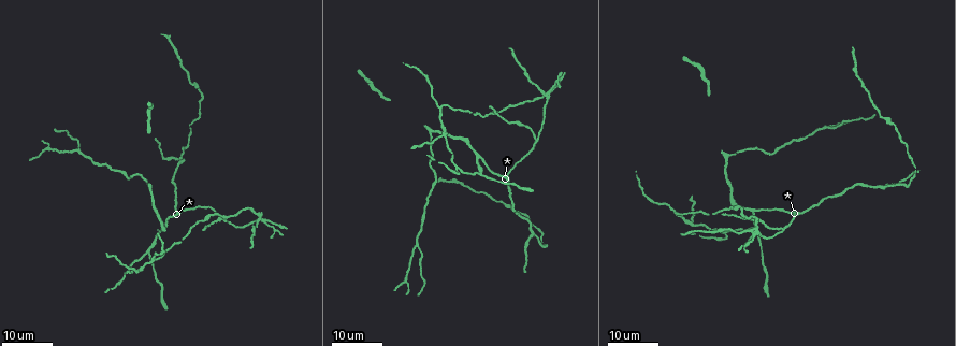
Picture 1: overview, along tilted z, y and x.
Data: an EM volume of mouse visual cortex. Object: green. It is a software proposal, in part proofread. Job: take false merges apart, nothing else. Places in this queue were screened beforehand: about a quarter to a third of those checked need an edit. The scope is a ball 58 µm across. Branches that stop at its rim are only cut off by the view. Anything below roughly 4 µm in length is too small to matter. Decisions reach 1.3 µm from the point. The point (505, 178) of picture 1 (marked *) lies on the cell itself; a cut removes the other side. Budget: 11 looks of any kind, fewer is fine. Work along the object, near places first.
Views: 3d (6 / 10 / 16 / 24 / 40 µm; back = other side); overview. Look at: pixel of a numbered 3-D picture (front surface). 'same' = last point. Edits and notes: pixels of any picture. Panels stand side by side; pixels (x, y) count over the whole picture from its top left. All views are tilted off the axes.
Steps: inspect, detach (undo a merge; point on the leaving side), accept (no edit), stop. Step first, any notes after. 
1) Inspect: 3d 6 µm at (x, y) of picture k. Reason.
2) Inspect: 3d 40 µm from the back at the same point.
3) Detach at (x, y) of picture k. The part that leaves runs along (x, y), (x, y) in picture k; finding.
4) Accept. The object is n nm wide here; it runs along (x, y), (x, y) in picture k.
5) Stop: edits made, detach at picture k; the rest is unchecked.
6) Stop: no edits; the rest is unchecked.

Inspect: 3d 16 µm at (145, 253) of picture 1. Branch point.

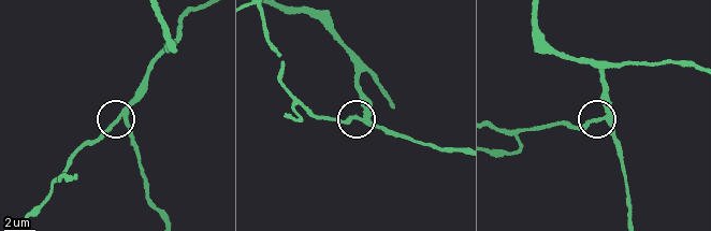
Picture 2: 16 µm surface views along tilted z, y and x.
Inspect: 3d 10 µm at (605, 118) of picture 2.

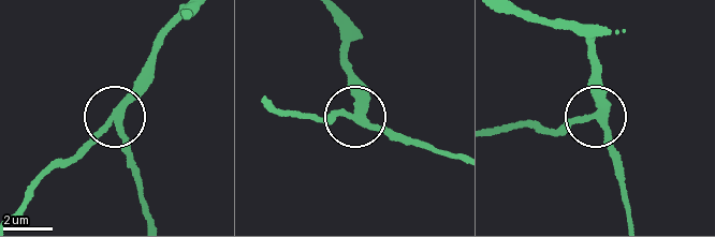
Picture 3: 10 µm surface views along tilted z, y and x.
Inspect: 3d 6 µm at (593, 118) of picture 3.

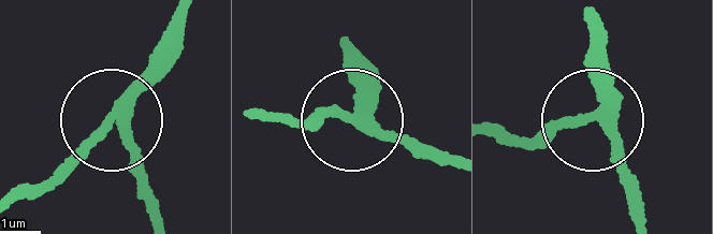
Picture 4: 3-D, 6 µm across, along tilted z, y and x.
Accept. It runs along (599, 40), (599, 125), (629, 208) in picture 4; all the same cell.

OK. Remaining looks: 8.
Inspect: 3d 24 µm at (724, 233) of picture 1. Three arms meet.

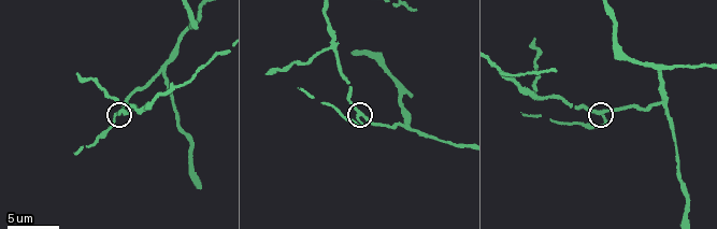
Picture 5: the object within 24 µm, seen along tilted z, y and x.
Inspect: 3d 6 µm at (359, 117) of picture 5. Closer look.

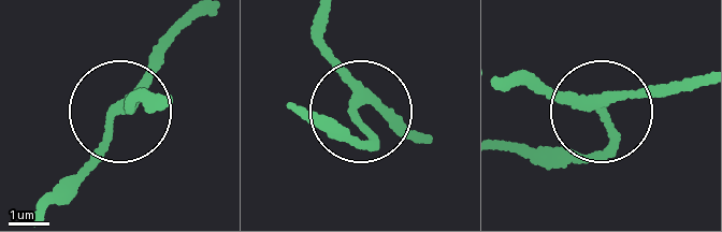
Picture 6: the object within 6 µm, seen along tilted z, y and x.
Accept. The side arm is 11 µm long; it runs along (703, 80), (605, 102), (604, 143), (569, 161) in picture 6; all the same cell.

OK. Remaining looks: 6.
Inspect: 3d 16 µm at (659, 70) of picture 5. Three-way junction.

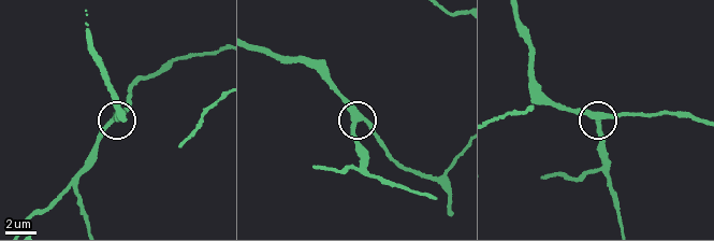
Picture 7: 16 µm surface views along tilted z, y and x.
Accept. It runs along (437, 183), (405, 168), (360, 121), (355, 143) in picture 7; continuous, no second cell.

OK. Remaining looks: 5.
Inspect: 3d 16 µm at (440, 106) of picture 1. Three arms meet.

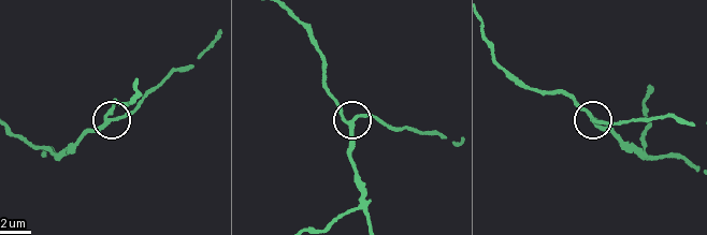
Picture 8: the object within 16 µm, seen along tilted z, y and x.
Inspect: 3d 10 µm at (352, 123) of picture 8.

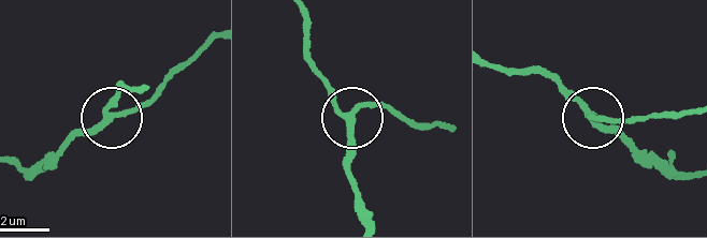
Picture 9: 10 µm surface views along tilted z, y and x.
Accept. The object is 230 nm wide here; it runs along (364, 217), (351, 179), (349, 128), (364, 108), (392, 106) in picture 9; all the same cell.

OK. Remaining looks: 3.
Inspect: 3d 10 µm at (330, 44) of picture 5. Three arms meet.

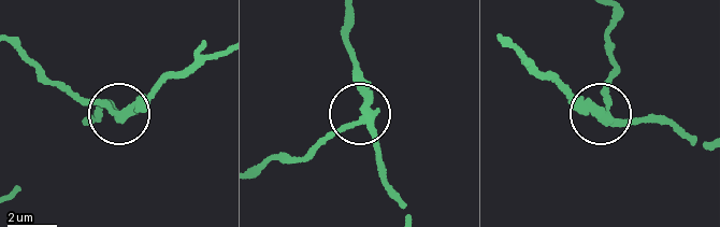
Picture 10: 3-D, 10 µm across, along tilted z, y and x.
Inspect: 3d 10 µm from the back at (363, 118) of picture 10.

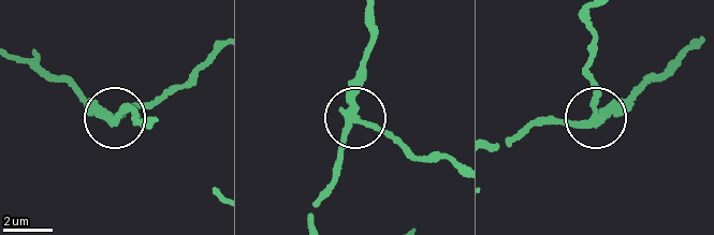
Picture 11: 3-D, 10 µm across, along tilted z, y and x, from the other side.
Detach at (148, 107) of picture 11. The object is 280 nm wide here; the part that leaves runs along (107, 117), (164, 99), (217, 50) in picture 11; a second cell is stuck on.

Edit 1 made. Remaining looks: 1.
Stop: edits made, detach at picture 11; the rest is unchecked.

